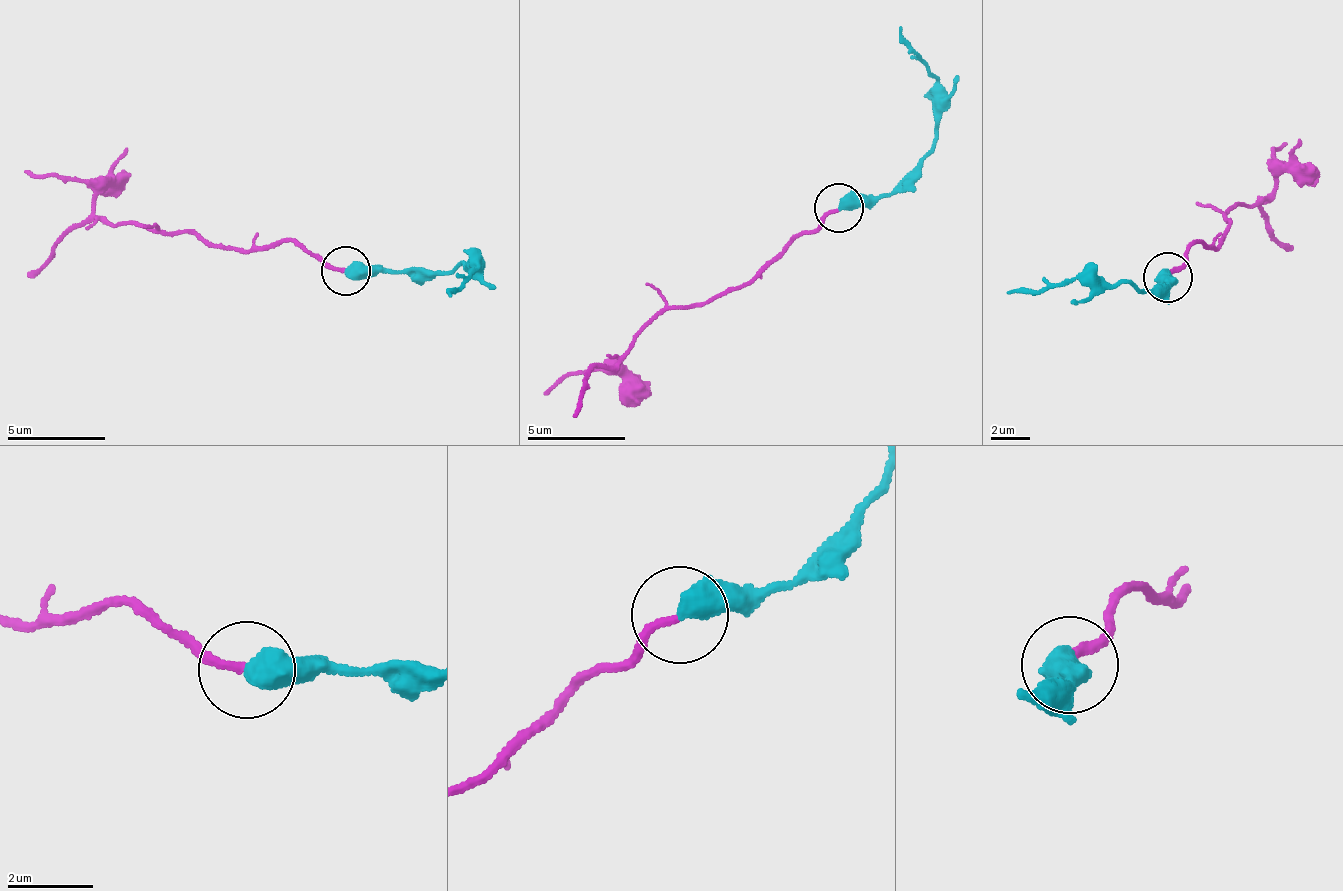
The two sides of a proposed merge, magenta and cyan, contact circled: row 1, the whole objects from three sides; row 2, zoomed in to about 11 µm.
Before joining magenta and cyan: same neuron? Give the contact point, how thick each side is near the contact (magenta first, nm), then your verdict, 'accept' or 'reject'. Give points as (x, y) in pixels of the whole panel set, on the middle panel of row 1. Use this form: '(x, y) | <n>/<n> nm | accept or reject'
(839, 208) | 180/550 nm | accept

